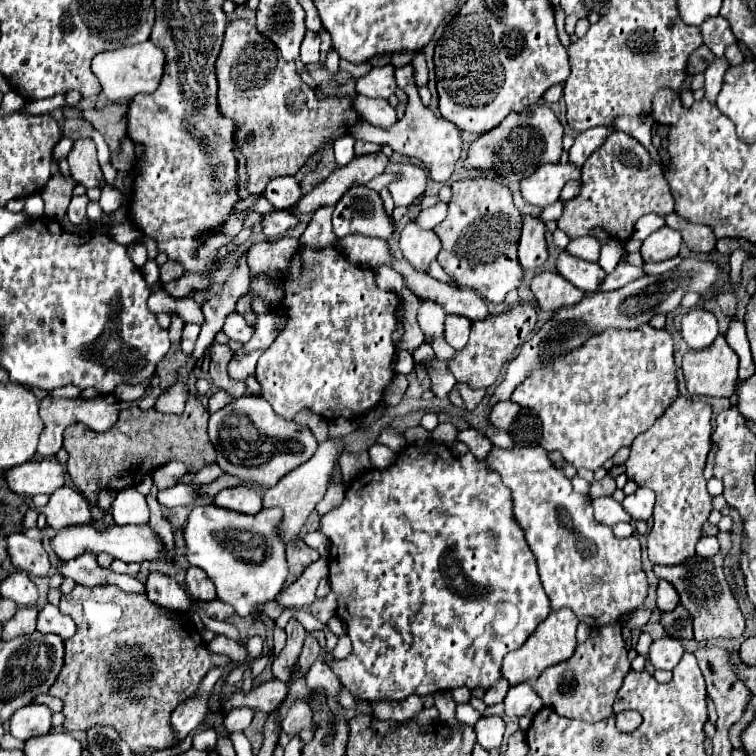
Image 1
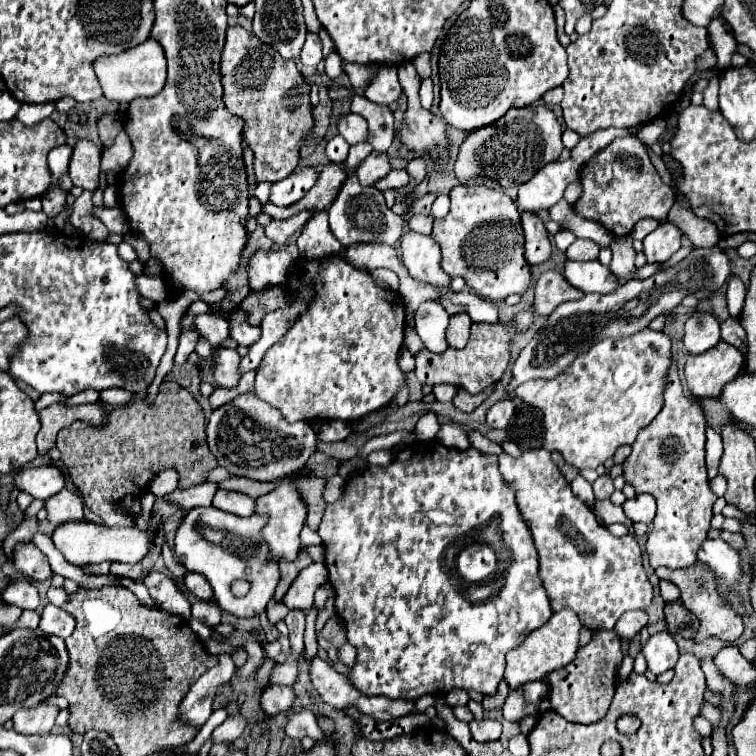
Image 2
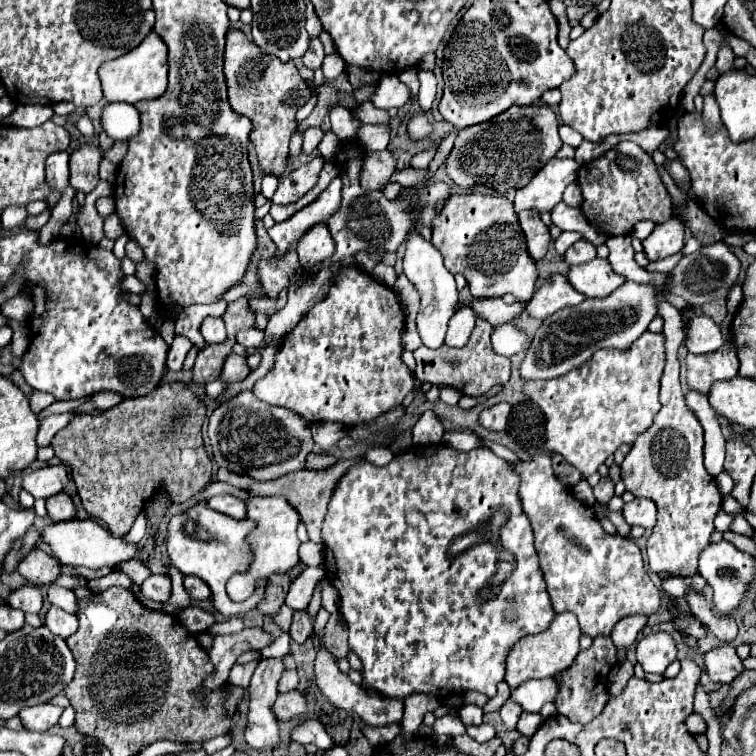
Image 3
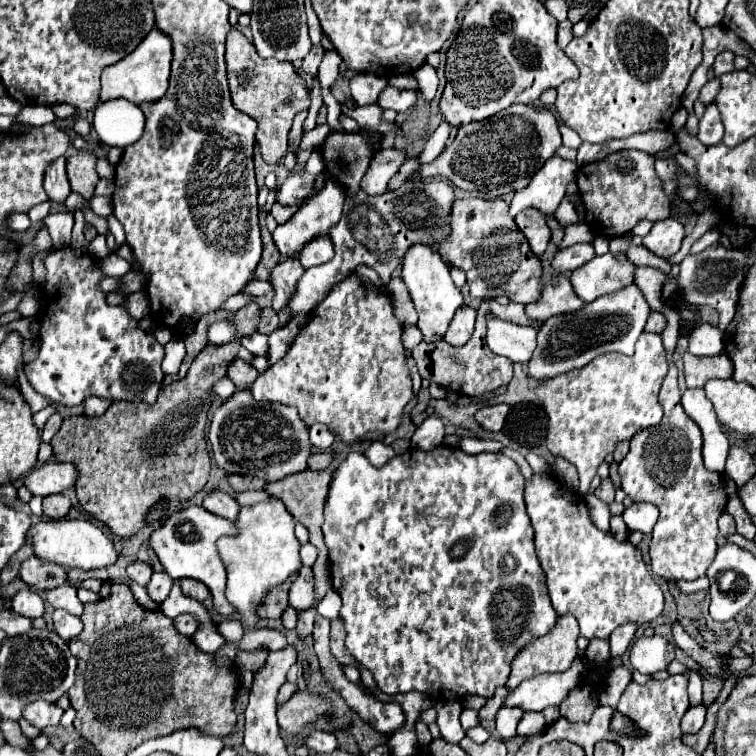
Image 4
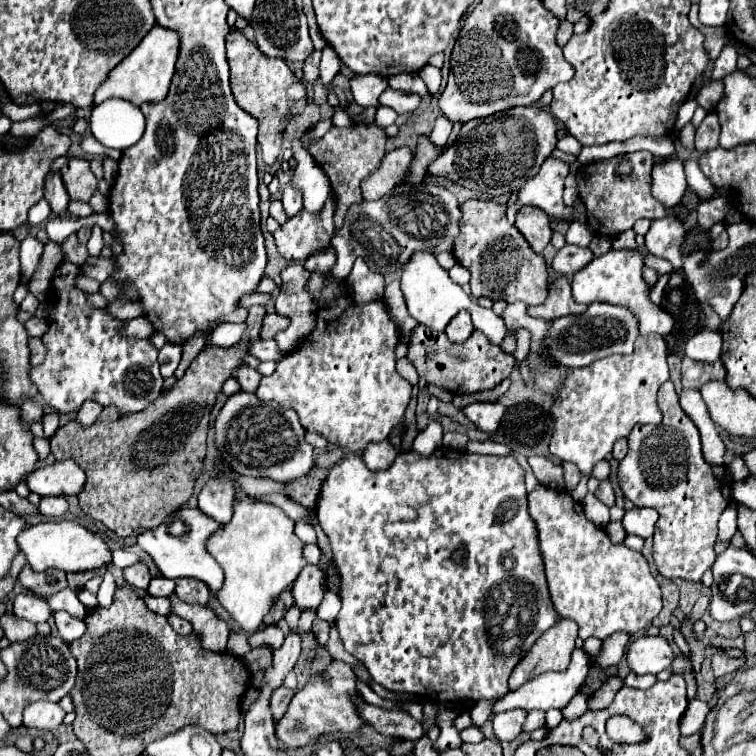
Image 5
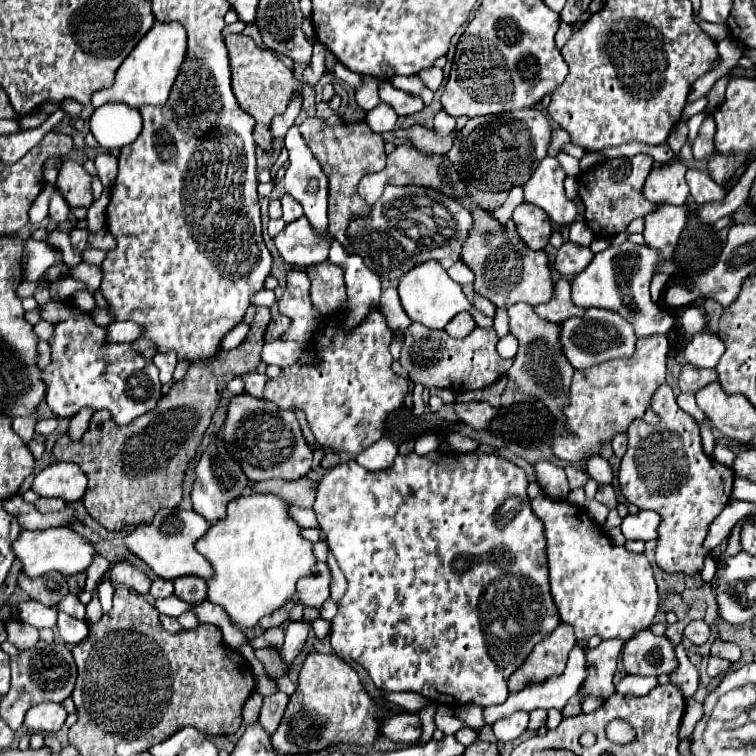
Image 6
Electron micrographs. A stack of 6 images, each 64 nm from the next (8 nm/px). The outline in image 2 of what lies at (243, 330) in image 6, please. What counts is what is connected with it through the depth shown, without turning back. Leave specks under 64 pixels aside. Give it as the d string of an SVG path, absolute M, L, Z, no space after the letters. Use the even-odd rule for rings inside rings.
M200 314L194 318L198 332L214 346L218 346L228 336L228 320L212 314Z

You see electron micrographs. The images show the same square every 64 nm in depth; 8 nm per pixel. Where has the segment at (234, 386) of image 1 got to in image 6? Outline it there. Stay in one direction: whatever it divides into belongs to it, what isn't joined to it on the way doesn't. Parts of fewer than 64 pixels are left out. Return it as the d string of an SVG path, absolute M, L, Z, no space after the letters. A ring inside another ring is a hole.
M252 372L252 374L244 374L242 376L244 380L244 388L250 396L256 396L256 398L262 398L262 392L264 392L264 384L266 384L266 376L264 374L258 374L258 372Z

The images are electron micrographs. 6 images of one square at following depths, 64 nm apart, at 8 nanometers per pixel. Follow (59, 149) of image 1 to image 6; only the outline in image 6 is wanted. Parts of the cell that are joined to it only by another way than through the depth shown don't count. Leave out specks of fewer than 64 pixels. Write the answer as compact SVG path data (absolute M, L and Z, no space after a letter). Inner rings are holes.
M56 188L54 196L52 196L52 202L50 202L50 218L54 222L64 222L68 218L68 214L70 214L70 206L64 200L64 196L60 194L60 190Z

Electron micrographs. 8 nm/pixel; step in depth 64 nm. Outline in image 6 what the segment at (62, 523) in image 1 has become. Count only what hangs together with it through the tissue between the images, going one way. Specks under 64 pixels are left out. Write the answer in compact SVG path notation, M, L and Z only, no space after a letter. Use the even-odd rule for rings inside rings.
M38 498L38 500L36 500L36 508L38 508L42 514L48 514L48 512L64 510L64 508L66 508L66 502L64 502L64 500L58 500L58 498Z

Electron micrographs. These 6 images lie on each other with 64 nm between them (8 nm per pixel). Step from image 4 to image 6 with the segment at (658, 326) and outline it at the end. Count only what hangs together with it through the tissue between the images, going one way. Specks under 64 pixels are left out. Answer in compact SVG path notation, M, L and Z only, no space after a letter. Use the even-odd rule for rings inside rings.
M640 246L634 252L622 252L618 248L608 248L594 256L594 260L574 276L572 280L572 300L576 306L584 308L608 308L620 312L632 326L636 336L652 336L652 334L668 334L674 326L674 318L660 310L650 300L650 280L656 272L656 262L660 254L648 246Z

